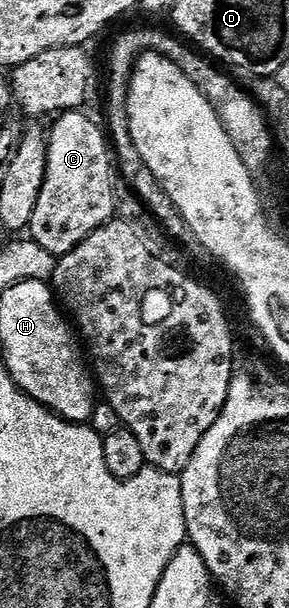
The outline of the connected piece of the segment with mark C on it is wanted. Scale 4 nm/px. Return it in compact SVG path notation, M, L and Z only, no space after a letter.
M77 109L74 111L63 112L55 120L56 124L52 127L52 132L49 130L47 132L46 138L48 141L48 160L46 161L46 181L42 185L42 193L38 195L38 205L34 209L31 226L30 226L30 239L36 242L46 249L47 253L59 257L70 253L75 247L79 245L82 241L86 241L86 237L90 237L90 233L94 233L102 225L106 225L114 216L117 214L116 211L116 187L112 184L112 175L114 179L114 155L110 150L109 140L106 138L105 132L102 130L100 132L100 127L91 119L88 115L83 115L85 112L83 110Z

